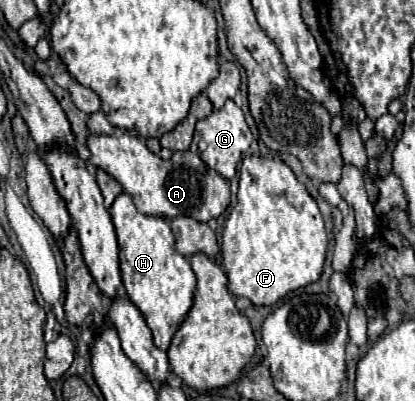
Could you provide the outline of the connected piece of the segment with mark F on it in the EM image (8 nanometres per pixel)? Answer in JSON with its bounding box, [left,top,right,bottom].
[221,157,327,305]

